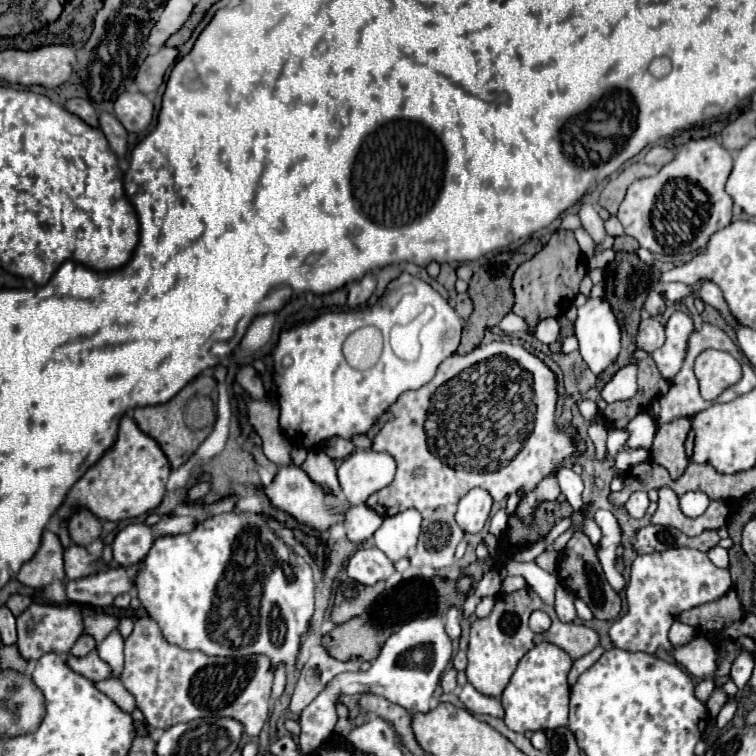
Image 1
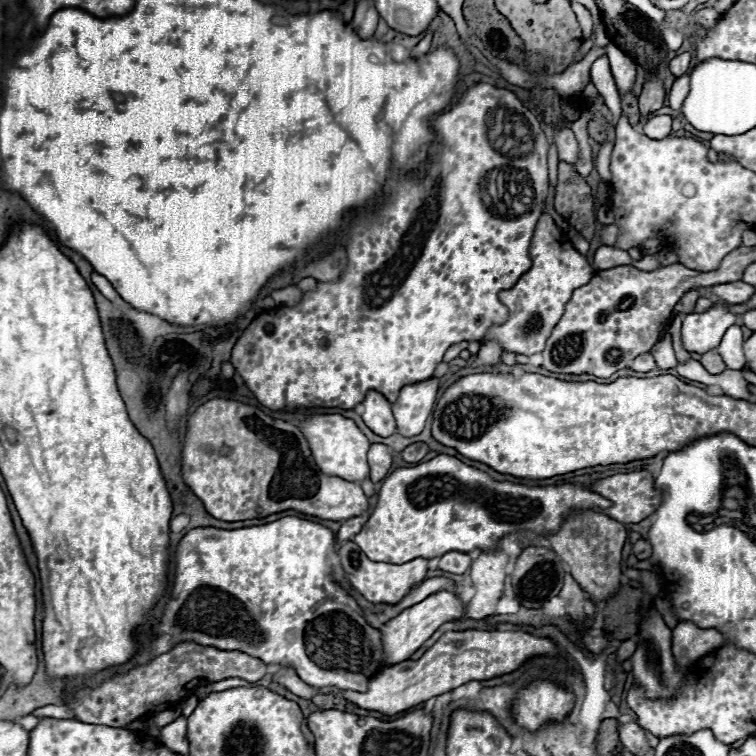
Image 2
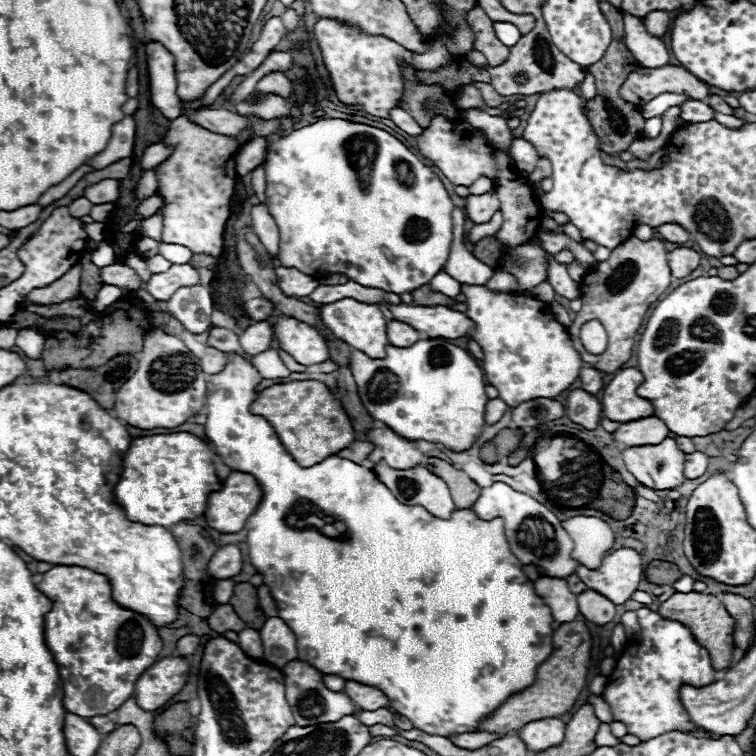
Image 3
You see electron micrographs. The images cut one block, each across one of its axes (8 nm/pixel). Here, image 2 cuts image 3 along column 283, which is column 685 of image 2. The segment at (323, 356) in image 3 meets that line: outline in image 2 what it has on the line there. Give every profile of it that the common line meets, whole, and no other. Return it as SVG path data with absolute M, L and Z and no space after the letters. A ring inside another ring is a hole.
M714 300L714 304L702 314L688 314L682 322L682 344L688 352L704 354L714 350L726 330L736 324L736 314L730 312L724 300Z

